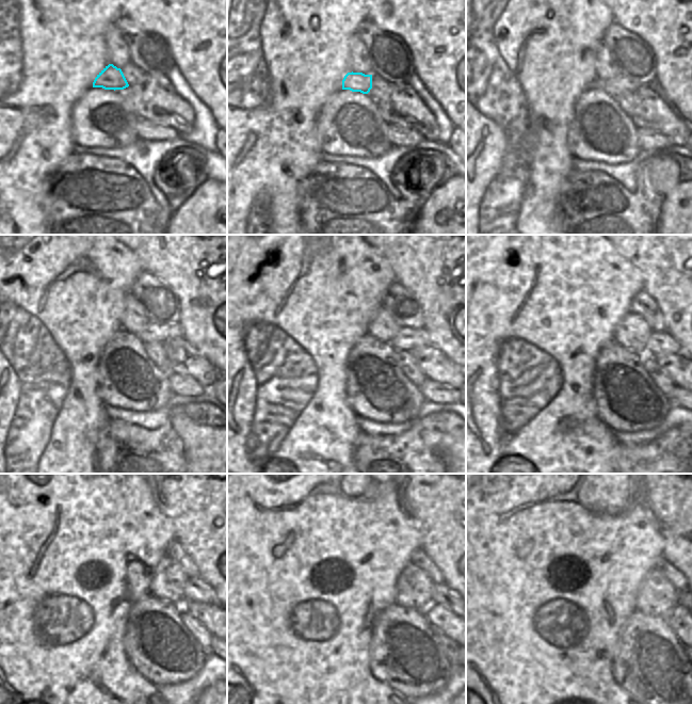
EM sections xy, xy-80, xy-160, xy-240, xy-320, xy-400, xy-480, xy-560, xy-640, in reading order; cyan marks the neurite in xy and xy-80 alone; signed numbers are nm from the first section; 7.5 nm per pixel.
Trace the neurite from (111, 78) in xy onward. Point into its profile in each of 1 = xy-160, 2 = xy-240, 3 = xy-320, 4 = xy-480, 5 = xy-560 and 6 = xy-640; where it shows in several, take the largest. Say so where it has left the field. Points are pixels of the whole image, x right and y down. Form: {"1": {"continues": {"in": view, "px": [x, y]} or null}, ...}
{"1": {"continues": {"in": "xy-160", "px": [614, 86]}}, "2": {"continues": {"in": "xy-240", "px": [159, 333]}}, "3": {"continues": {"in": "xy-320", "px": [406, 338]}}, "4": {"continues": {"in": "xy-480", "px": [195, 590]}}, "5": {"continues": {"in": "xy-560", "px": [441, 594]}}, "6": {"continues": {"in": "xy-640", "px": [682, 601]}}}

